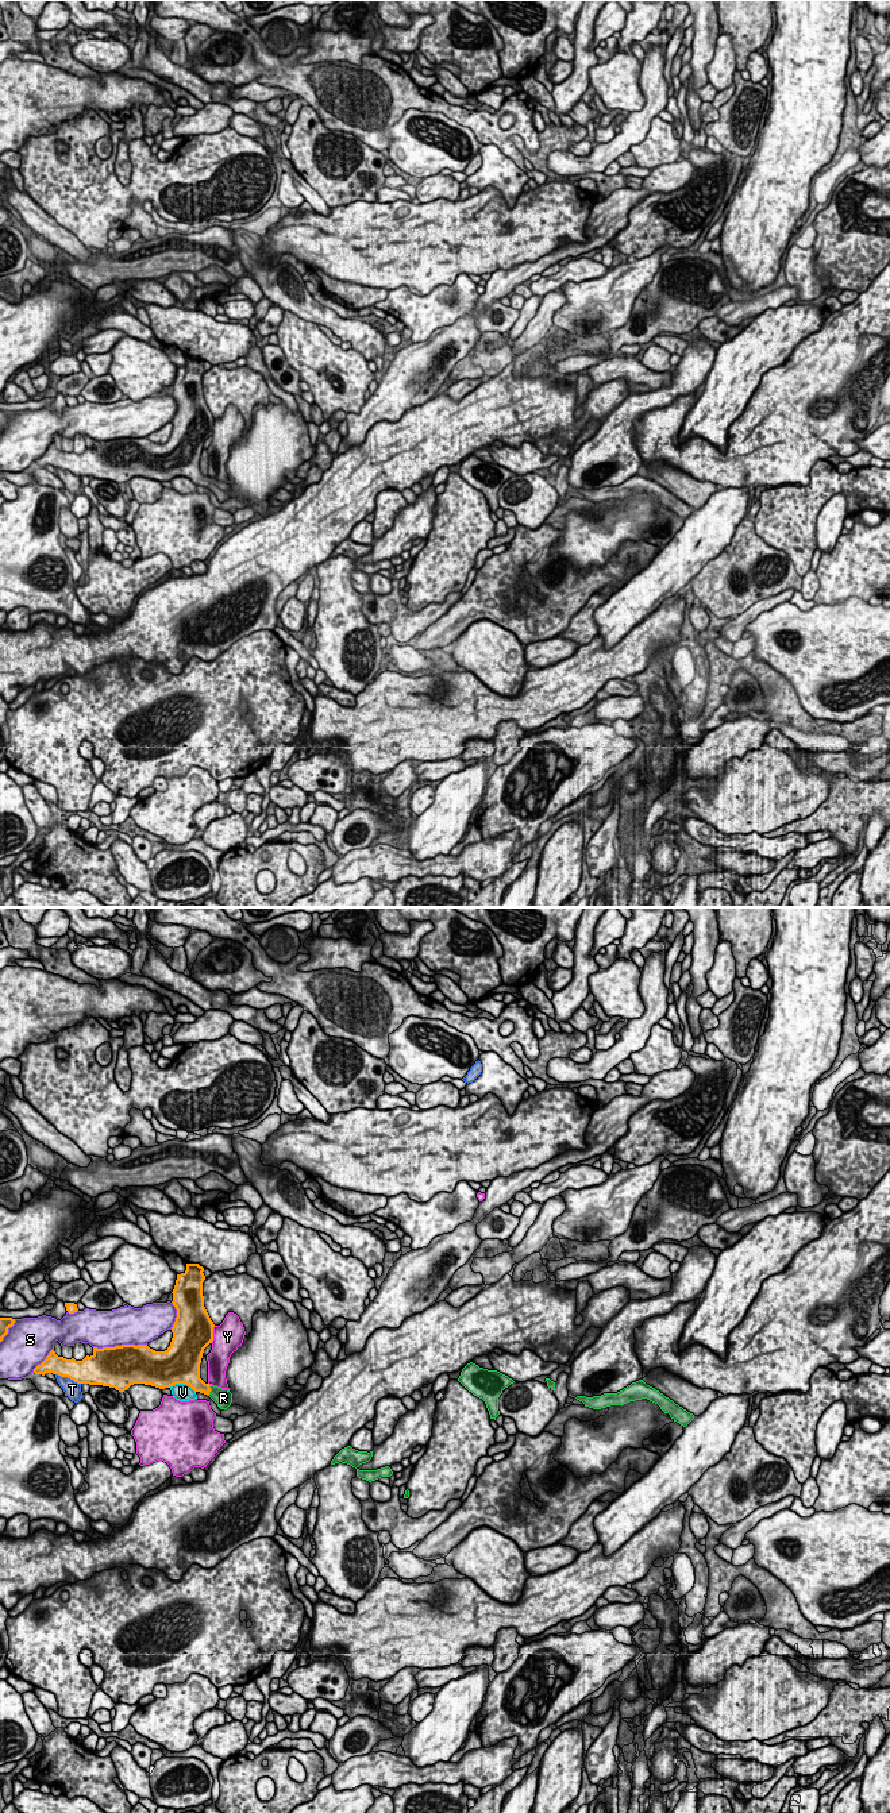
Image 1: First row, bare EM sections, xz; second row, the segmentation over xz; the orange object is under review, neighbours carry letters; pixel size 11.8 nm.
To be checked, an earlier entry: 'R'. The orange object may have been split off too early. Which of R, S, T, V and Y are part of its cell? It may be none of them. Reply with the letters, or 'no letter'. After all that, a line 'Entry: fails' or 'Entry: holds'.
R
Entry: holds

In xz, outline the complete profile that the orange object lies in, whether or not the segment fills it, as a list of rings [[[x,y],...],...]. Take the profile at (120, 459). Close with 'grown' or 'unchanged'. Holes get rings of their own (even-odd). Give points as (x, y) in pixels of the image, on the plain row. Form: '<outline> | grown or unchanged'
[[[186,356],[186,363],[177,367],[172,385],[177,410],[172,420],[170,439],[165,444],[155,444],[147,437],[93,440],[90,450],[76,454],[58,450],[51,443],[34,466],[53,466],[77,477],[103,478],[119,485],[134,477],[159,482],[186,477],[194,485],[208,487],[220,502],[227,502],[232,495],[232,486],[200,471],[203,445],[213,433],[215,420],[204,400],[203,364],[204,360],[199,356]]] | grown

